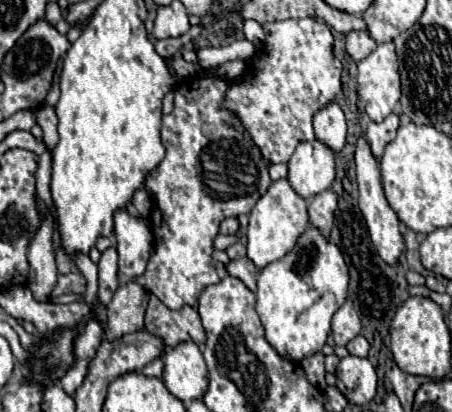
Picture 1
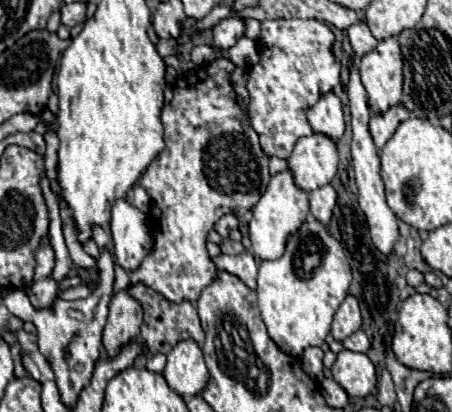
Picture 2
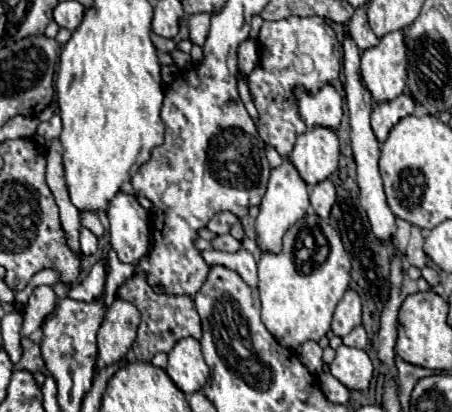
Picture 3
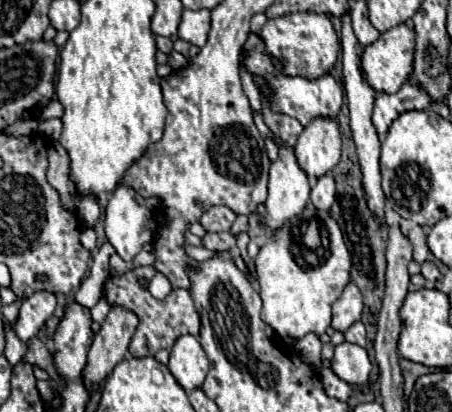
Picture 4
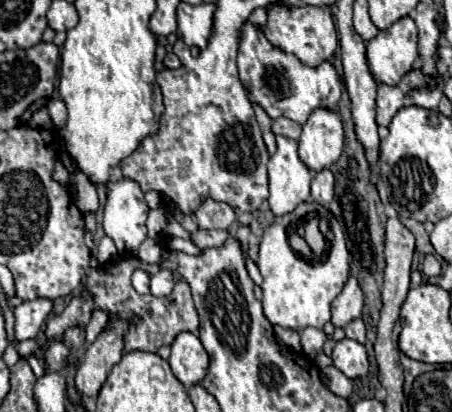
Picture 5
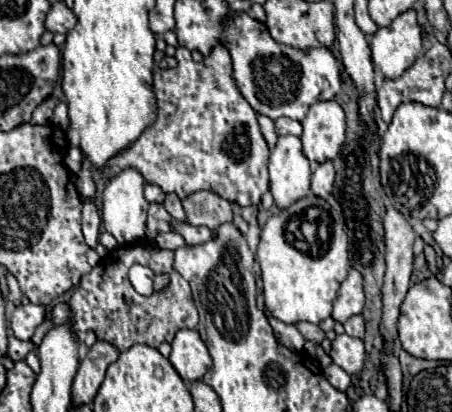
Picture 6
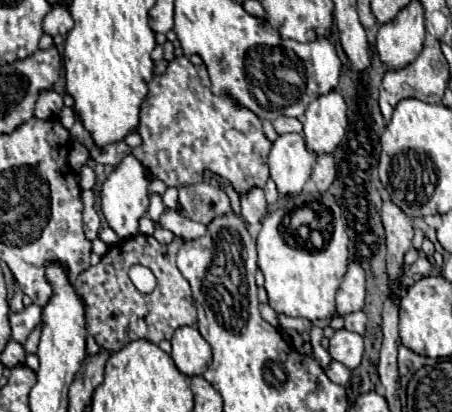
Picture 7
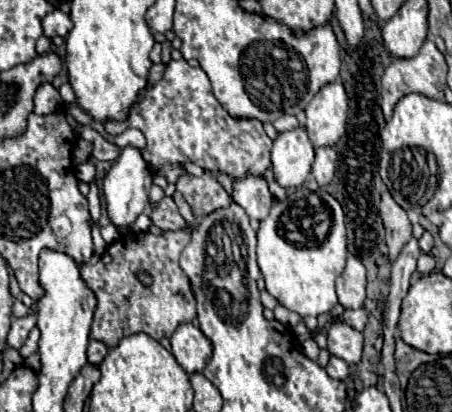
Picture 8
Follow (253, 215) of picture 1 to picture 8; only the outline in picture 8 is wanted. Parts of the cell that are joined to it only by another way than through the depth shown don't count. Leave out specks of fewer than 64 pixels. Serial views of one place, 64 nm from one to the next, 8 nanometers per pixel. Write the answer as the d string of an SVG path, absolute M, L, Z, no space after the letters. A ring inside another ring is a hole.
M298 124L294 130L278 134L272 148L272 166L278 184L284 188L300 186L310 174L314 160L314 144L308 138L306 126Z

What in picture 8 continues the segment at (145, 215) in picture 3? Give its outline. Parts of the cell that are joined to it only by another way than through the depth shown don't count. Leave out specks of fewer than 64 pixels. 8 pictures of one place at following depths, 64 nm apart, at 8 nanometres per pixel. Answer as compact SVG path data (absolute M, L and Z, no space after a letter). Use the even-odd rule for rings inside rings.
M126 146L104 178L104 196L106 196L106 204L108 204L108 216L110 216L114 226L132 228L136 216L148 206L150 186L152 186L150 164L142 158L142 152L138 148Z

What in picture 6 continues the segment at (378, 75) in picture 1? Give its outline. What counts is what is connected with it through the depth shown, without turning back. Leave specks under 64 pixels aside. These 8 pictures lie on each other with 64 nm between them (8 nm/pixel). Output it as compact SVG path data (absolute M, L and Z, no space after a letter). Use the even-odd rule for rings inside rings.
M410 8L396 16L390 26L378 28L370 40L372 62L388 78L402 76L422 52L422 28L416 10Z

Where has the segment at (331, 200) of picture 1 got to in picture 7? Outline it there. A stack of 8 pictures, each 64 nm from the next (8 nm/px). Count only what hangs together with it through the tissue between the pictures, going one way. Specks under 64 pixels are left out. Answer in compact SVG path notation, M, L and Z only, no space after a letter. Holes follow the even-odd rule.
M322 154L316 158L314 170L312 170L312 180L316 182L318 192L326 192L328 186L332 184L336 176L336 166L334 166L334 156L332 154Z

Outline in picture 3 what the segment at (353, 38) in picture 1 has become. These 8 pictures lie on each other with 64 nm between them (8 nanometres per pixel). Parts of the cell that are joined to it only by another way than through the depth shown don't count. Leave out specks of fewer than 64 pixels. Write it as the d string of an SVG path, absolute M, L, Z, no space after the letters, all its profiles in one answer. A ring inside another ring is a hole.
M358 6L354 10L354 16L352 20L348 22L348 32L350 36L354 38L354 42L358 44L360 50L368 50L372 46L378 44L378 36L372 32L372 28L368 26L368 20L366 20L366 8L364 6Z

